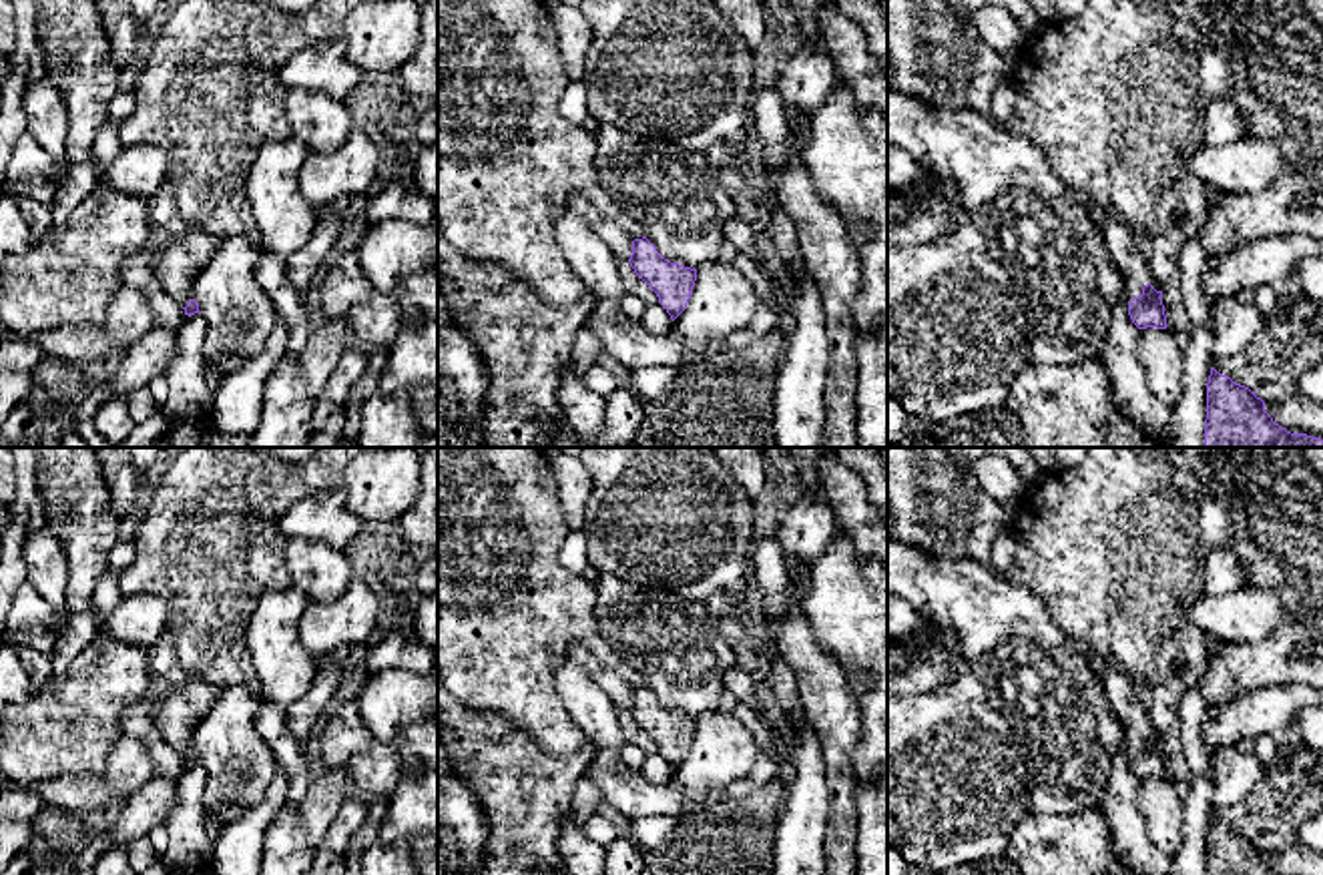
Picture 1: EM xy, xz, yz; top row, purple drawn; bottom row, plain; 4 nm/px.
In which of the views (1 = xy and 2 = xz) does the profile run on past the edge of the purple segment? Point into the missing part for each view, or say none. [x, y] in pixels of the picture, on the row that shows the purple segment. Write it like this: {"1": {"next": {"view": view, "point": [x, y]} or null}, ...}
{"1": {"next": {"view": "xy", "point": [181, 259]}}, "2": {"next": null}}

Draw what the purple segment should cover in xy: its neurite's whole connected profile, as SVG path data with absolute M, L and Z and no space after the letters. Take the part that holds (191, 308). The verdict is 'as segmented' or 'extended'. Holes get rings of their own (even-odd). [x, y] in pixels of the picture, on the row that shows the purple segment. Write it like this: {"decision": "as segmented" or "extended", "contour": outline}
{"decision": "extended", "contour": "M187 231L171 239L155 255L155 275L161 287L183 305L185 315L201 313L197 301L191 297L191 285L219 247L221 239L199 231Z"}

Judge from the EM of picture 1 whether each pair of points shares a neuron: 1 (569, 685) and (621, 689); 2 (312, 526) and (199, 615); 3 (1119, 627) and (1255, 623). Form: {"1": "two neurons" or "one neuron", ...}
{"1": "two neurons", "2": "two neurons", "3": "two neurons"}

